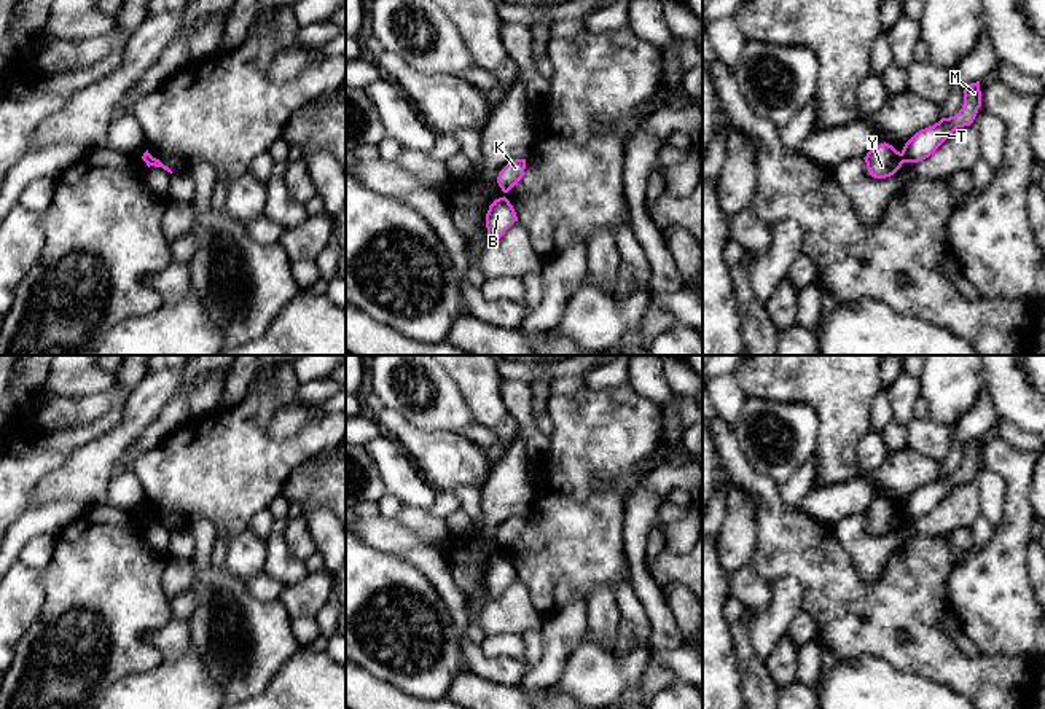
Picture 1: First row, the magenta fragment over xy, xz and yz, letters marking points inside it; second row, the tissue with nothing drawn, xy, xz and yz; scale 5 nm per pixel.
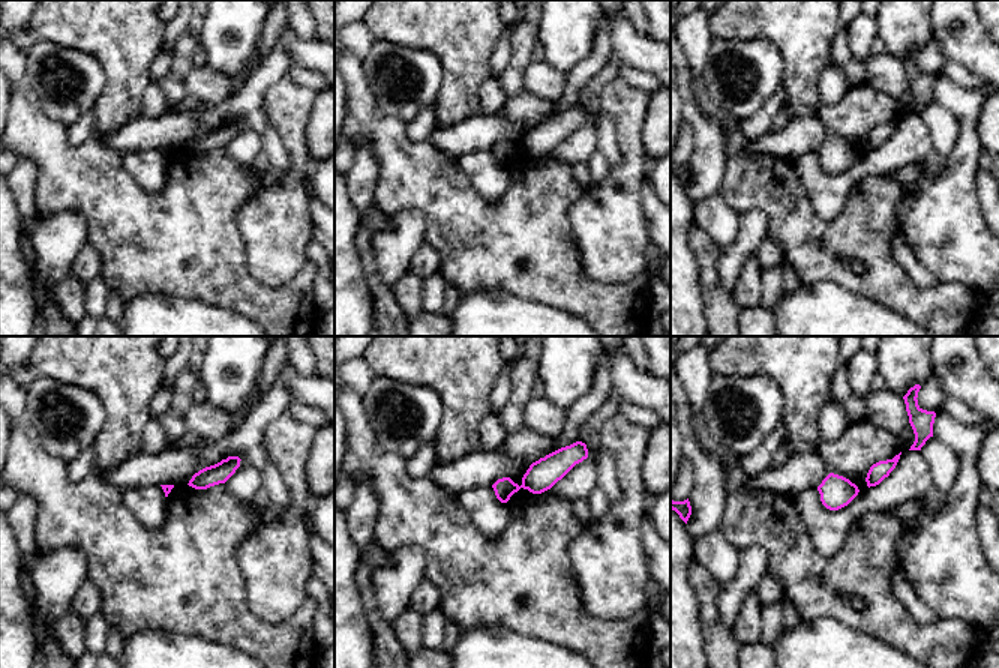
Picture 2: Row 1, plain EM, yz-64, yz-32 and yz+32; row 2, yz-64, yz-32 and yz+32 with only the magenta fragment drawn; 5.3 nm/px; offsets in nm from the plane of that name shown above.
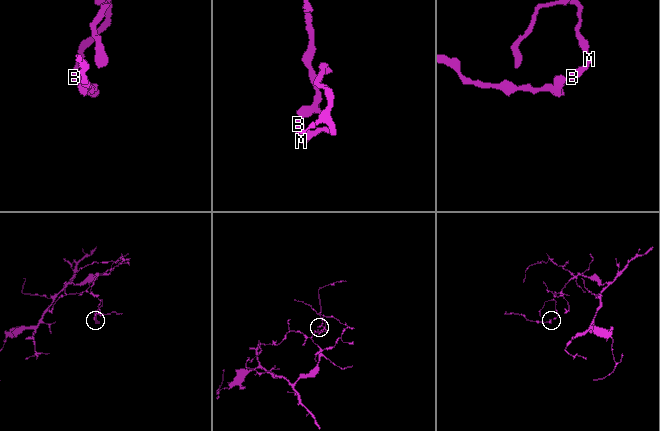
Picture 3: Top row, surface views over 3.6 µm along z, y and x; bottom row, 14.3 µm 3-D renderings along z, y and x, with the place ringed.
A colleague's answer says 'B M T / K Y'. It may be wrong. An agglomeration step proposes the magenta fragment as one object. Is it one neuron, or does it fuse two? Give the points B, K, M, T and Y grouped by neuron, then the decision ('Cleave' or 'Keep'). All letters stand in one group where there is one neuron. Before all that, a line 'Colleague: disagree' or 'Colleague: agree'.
Colleague: agree
Groups: B M T / K Y. Cleave

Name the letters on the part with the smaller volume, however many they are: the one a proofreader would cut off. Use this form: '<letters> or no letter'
K, Y

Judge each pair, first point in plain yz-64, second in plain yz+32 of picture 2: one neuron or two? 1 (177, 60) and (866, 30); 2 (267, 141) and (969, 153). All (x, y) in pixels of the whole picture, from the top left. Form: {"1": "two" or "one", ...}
{"1": "one", "2": "two"}

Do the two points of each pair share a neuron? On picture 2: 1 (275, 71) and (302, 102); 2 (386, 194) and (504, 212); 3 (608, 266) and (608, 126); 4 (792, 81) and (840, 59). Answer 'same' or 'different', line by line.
1: different
2: same
3: different
4: different

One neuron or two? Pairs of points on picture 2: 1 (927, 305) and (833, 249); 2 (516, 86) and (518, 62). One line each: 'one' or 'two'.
1: one
2: two

